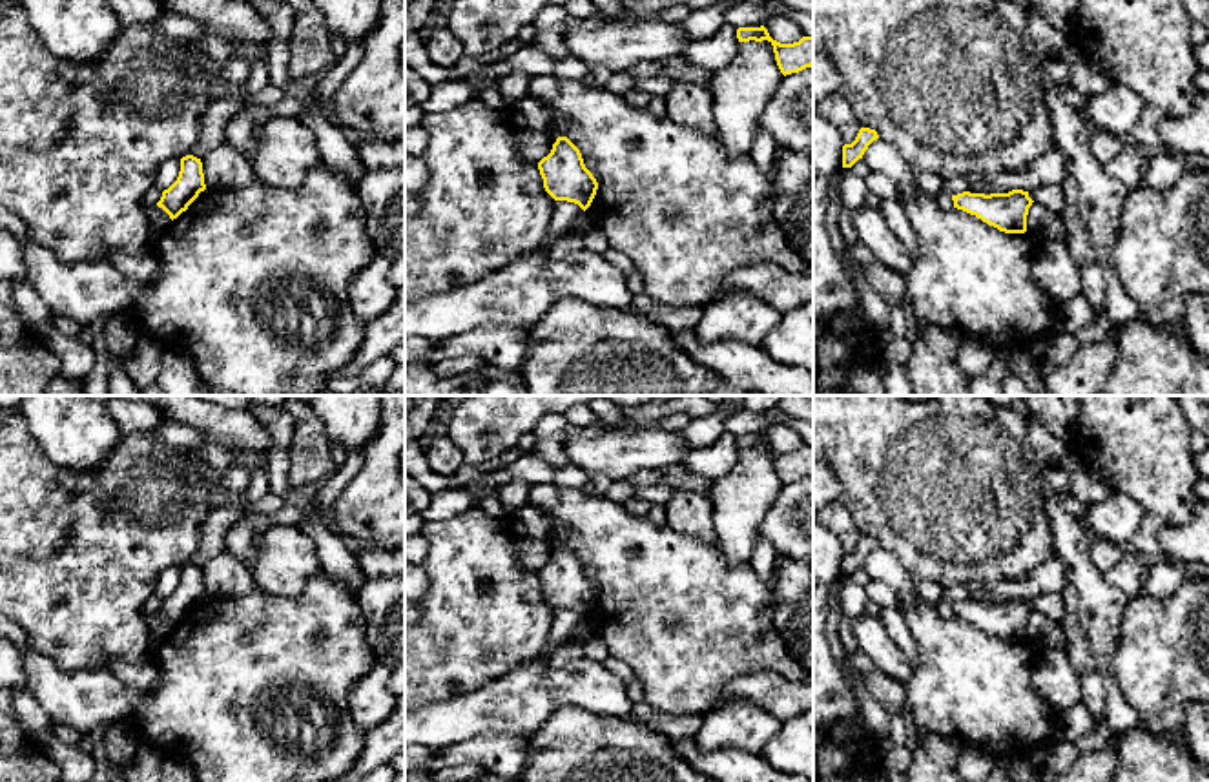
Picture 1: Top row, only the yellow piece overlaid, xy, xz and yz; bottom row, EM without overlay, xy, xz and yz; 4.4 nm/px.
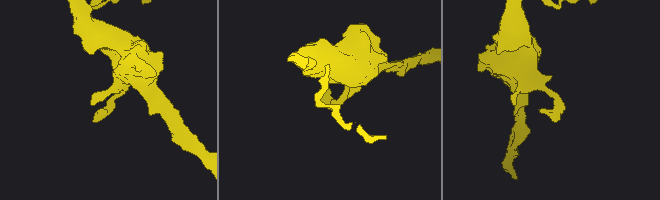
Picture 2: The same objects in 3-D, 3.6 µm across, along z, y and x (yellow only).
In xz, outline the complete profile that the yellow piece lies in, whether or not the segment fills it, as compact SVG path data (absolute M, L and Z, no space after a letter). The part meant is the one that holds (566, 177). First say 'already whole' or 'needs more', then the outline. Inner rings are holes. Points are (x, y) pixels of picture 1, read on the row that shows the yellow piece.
already whole | M558 137L547 157L538 162L545 191L554 201L578 204L584 211L591 206L598 182L585 168L580 149L567 139Z

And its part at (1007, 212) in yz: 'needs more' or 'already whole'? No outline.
already whole

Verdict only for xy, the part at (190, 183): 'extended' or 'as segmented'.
as segmented

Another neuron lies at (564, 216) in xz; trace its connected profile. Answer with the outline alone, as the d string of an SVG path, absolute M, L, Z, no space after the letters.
M556 201L545 241L554 242L556 239L563 237L582 213L584 210L578 204Z

